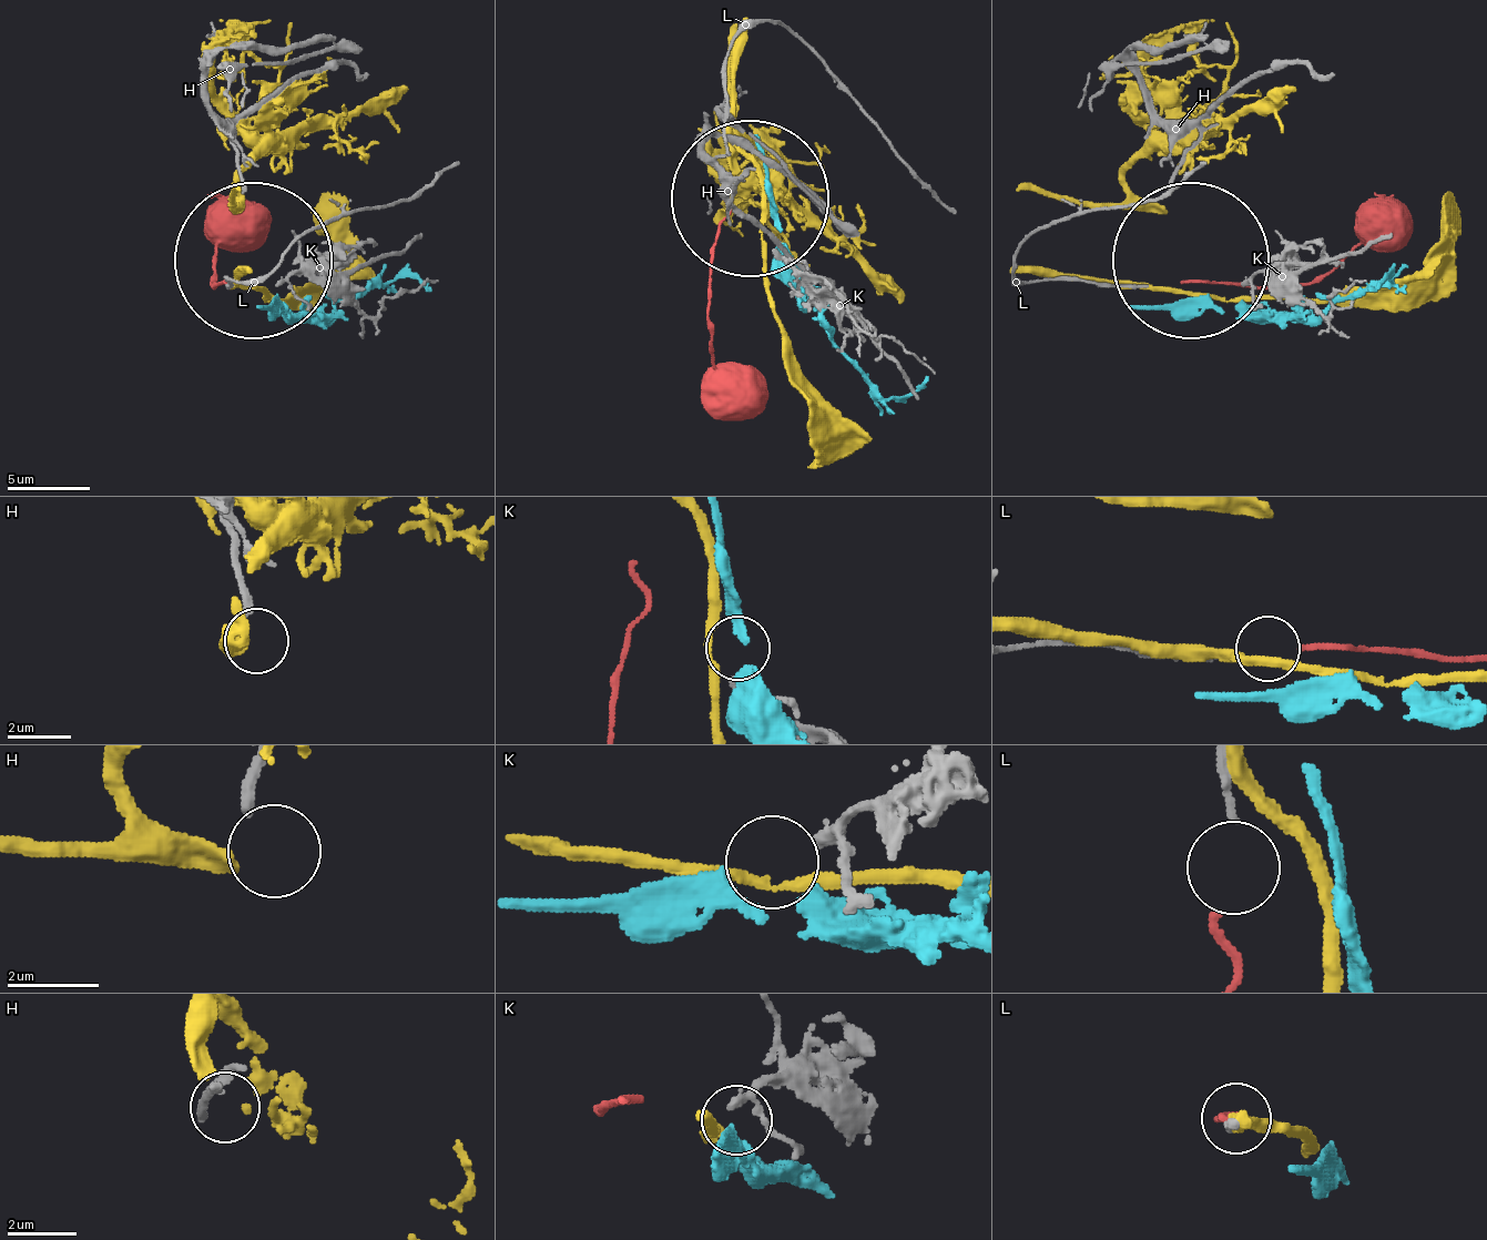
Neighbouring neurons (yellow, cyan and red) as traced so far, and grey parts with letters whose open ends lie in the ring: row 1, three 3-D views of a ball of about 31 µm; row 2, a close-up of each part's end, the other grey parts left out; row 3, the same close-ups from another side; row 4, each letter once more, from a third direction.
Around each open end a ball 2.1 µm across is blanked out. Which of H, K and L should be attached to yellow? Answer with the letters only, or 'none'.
none

